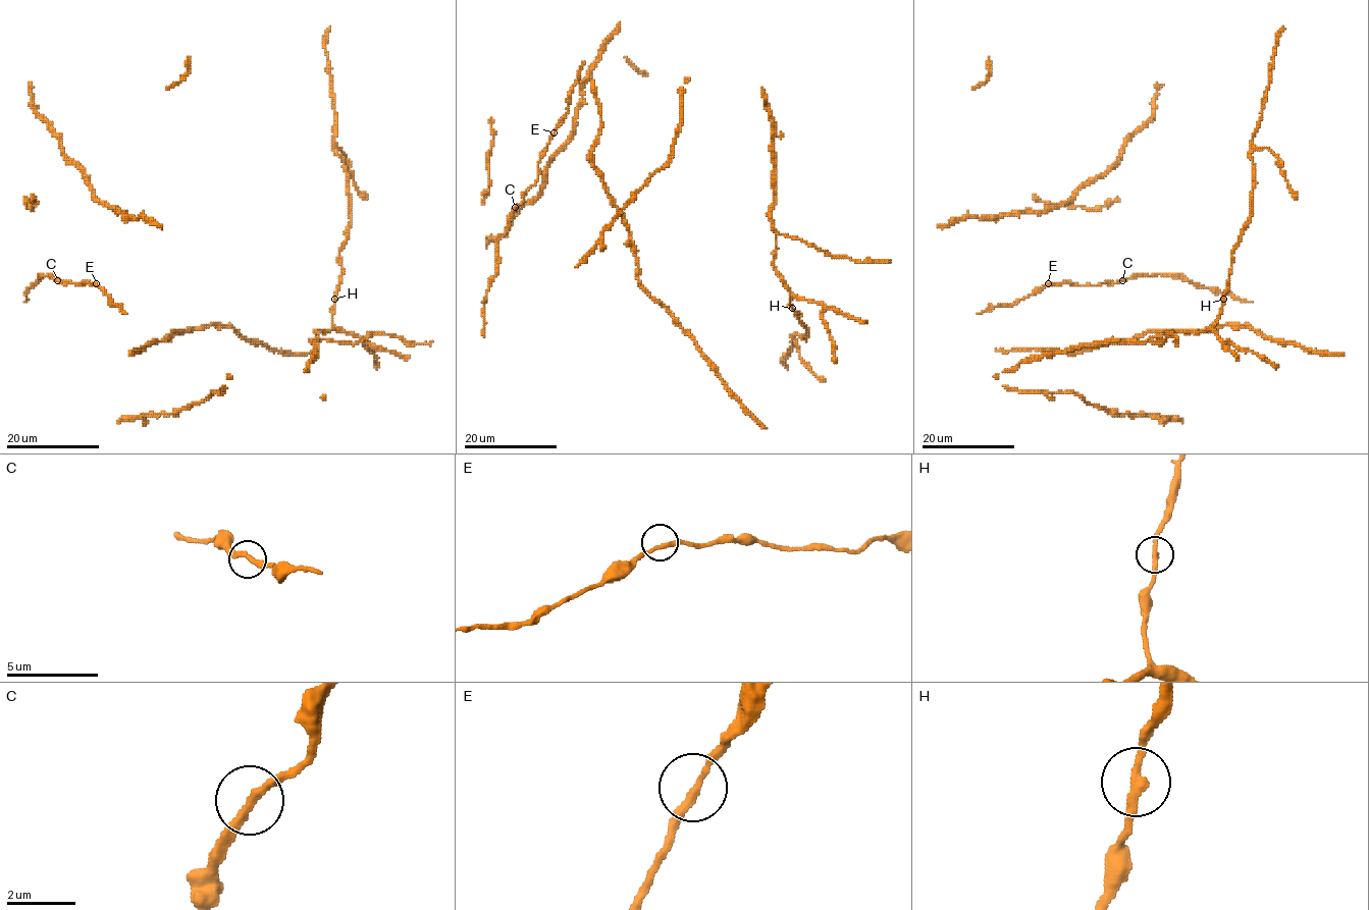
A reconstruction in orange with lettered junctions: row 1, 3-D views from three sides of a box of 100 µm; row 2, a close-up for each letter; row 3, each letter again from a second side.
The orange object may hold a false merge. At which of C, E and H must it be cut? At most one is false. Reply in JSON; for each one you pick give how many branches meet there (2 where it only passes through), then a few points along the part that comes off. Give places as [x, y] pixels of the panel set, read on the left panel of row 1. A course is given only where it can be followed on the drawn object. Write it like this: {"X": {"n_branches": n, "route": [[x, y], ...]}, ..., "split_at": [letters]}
{"split_at": []}

